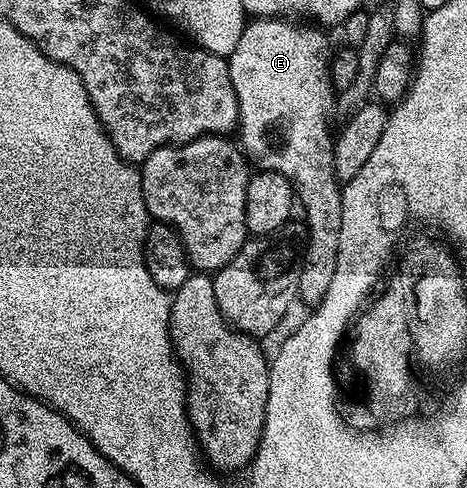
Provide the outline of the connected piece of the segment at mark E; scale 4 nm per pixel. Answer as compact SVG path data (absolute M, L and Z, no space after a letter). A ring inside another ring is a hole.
M265 17L255 18L247 22L244 33L240 33L240 41L236 41L236 49L228 57L230 64L230 76L232 77L232 89L236 89L236 101L238 102L238 126L237 134L242 134L240 146L249 162L260 171L275 171L293 185L296 192L297 202L306 210L306 227L304 226L304 250L302 252L302 268L300 269L300 285L298 286L298 299L301 302L318 304L328 293L328 285L332 285L332 277L336 273L336 257L340 253L340 217L342 216L342 187L338 178L334 176L334 135L330 131L330 114L336 111L336 88L330 79L330 62L332 50L330 43L326 40L327 32L318 25L307 25L302 21L291 21L286 17L268 19Z

